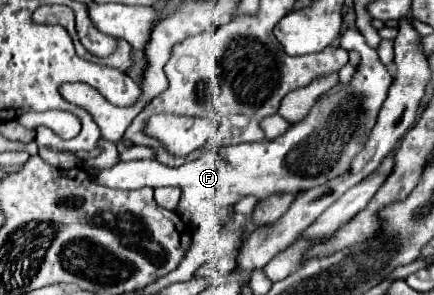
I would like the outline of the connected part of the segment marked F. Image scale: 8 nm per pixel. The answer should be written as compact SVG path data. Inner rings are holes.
M343 30L341 46L345 50L357 50L361 54L361 62L357 64L351 82L343 86L343 92L341 84L337 84L333 90L317 98L307 118L291 124L283 136L269 142L263 140L215 148L215 132L212 132L212 137L203 148L189 153L197 152L199 156L179 168L169 168L155 160L137 160L121 162L109 170L87 170L87 174L97 184L115 190L177 186L181 188L181 200L177 206L177 214L181 218L187 218L187 210L191 208L229 210L245 196L253 196L257 202L263 202L265 198L277 194L297 196L305 190L311 190L313 186L321 186L345 174L353 158L363 150L363 138L367 138L369 130L375 126L377 114L387 98L387 90L393 78L389 70L381 64L377 52L365 44L365 38L359 30Z

